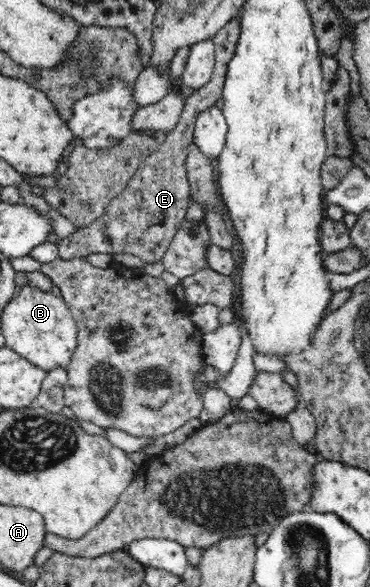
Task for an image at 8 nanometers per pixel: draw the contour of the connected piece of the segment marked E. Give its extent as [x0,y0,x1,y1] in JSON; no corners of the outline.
[57,19,240,264]

